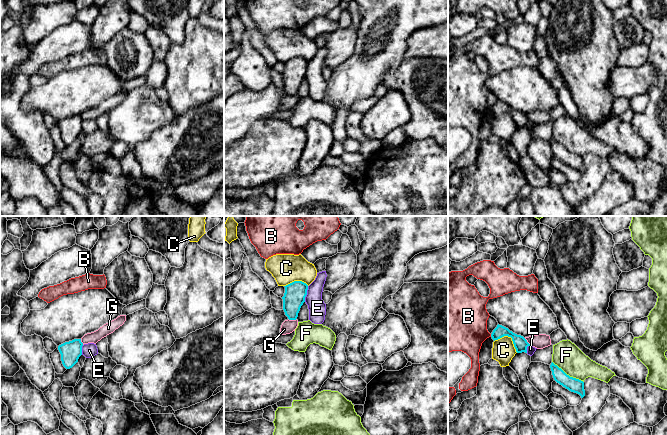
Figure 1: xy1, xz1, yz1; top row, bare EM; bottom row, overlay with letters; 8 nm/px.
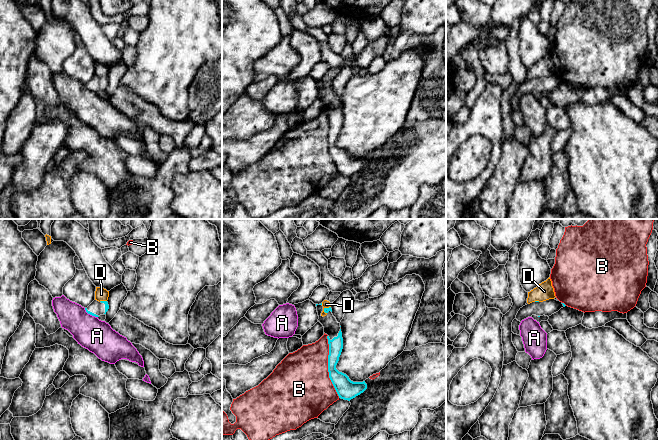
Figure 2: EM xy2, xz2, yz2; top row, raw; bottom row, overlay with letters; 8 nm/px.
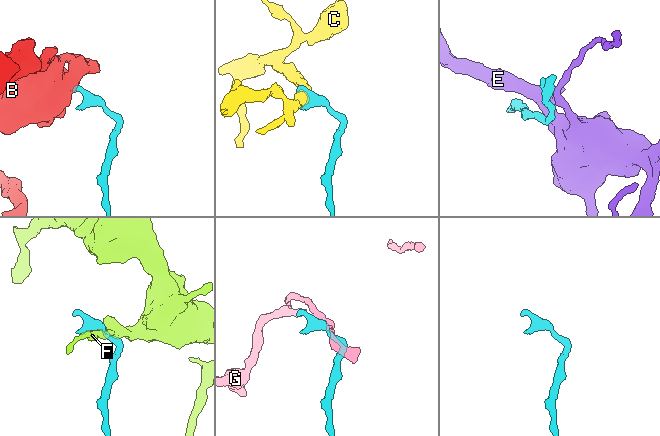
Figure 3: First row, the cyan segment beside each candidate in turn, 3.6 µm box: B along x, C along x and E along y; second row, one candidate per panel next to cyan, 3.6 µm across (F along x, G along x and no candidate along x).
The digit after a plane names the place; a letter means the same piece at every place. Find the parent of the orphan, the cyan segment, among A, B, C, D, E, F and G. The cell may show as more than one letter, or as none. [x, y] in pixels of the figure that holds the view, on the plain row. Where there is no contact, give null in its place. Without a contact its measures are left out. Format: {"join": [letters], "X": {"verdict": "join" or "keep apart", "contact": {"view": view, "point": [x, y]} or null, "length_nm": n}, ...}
{"join": [], "A": {"verdict": "keep apart", "contact": {"view": "xy2", "point": [90, 90]}, "length_nm": 130}, "B": {"verdict": "keep apart", "contact": {"view": "xz2", "point": [328, 142]}, "length_nm": 500}, "C": {"verdict": "keep apart", "contact": {"view": "yz1", "point": [510, 112]}, "length_nm": 220}, "D": {"verdict": "keep apart", "contact": {"view": "xz2", "point": [326, 84]}, "length_nm": 80}, "E": {"verdict": "keep apart", "contact": {"view": "xz1", "point": [306, 70]}, "length_nm": 130}, "F": {"verdict": "keep apart", "contact": {"view": "yz1", "point": [568, 151]}, "length_nm": 300}, "G": {"verdict": "keep apart", "contact": {"view": "xz1", "point": [292, 95]}, "length_nm": 70}}

